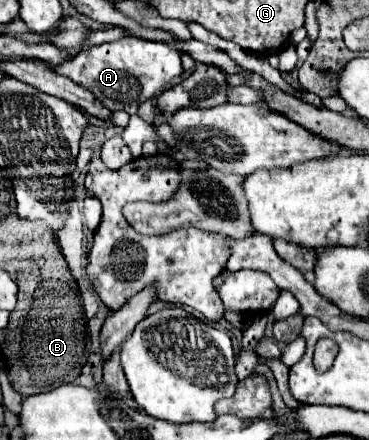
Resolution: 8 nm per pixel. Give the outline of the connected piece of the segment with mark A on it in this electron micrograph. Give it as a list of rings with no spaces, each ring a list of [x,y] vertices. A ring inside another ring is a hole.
[[[125,36],[115,42],[93,46],[91,50],[79,52],[75,58],[57,66],[43,62],[39,58],[29,58],[29,60],[33,64],[45,64],[55,74],[67,76],[75,84],[87,88],[109,110],[125,110],[127,114],[135,114],[141,102],[155,98],[167,82],[181,76],[183,72],[181,54],[171,44],[151,42],[137,36]]]

